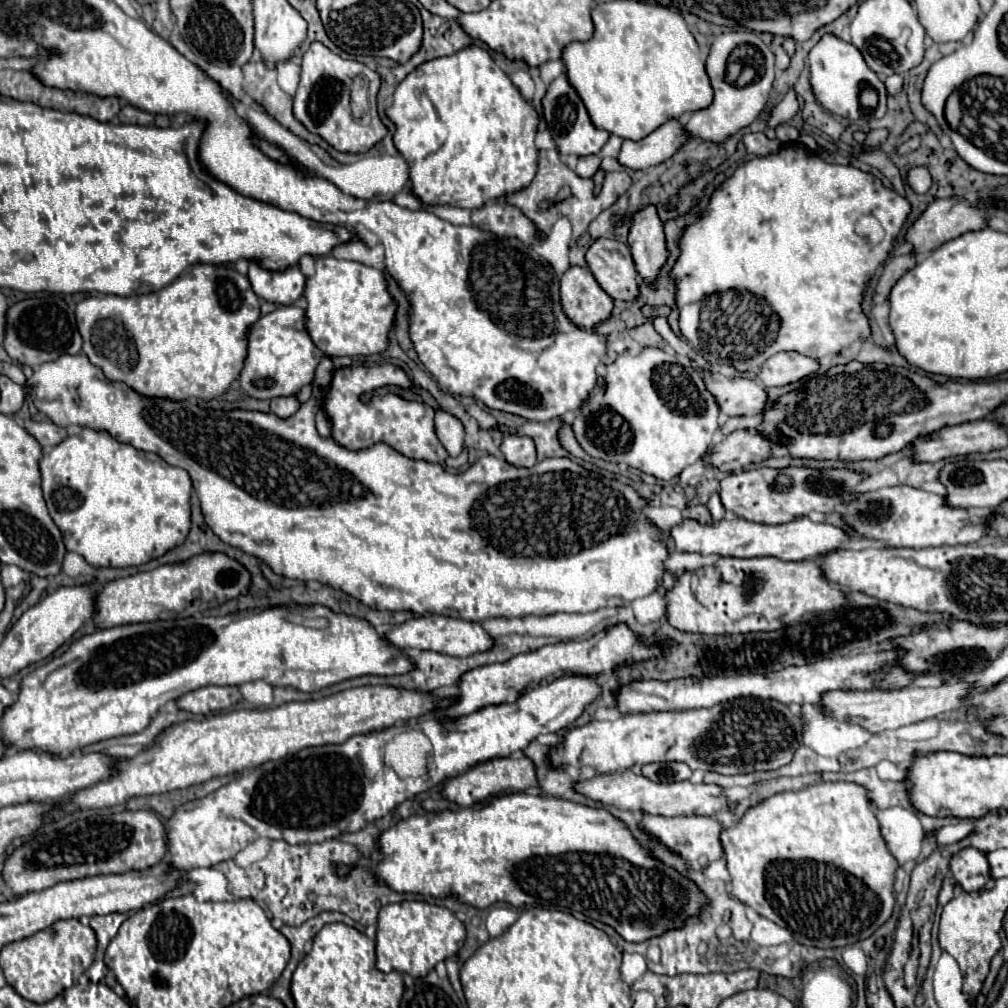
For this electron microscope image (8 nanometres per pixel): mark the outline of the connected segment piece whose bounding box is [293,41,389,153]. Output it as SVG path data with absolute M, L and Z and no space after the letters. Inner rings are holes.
M313 41L301 63L301 83L293 99L293 115L313 133L321 135L337 151L345 153L365 153L375 143L379 143L389 131L383 125L377 113L377 91L381 87L381 77L377 71L369 69L363 63L343 59L337 53L331 53L323 43ZM353 77L365 77L371 83L371 121L363 123L351 115L351 85Z

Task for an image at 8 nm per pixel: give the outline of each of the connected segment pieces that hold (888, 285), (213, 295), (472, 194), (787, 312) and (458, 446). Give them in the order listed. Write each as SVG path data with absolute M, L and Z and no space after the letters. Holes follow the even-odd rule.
M909 251L905 255L899 255L899 257L893 257L891 261L885 263L885 269L877 281L877 287L875 287L875 295L873 295L873 303L889 303L889 293L891 289L905 271L909 271L911 267L915 267L915 253Z
M205 263L189 267L177 281L155 293L133 297L91 295L75 309L77 327L83 337L83 353L107 379L127 383L133 391L139 391L139 395L171 401L183 401L187 397L211 401L225 395L243 371L247 331L251 331L251 323L255 323L259 315L259 297L251 291L251 283L245 275L239 275L231 265Z
M477 45L465 47L455 55L421 63L397 85L393 103L385 109L385 113L397 125L393 141L409 163L413 193L423 203L477 209L487 201L495 201L527 187L527 183L535 177L539 155L535 147L535 133L539 115L513 85L507 73L485 49Z
M783 147L781 153L777 155L767 155L767 157L755 157L741 165L729 181L717 189L709 201L707 211L703 213L701 219L697 219L681 237L681 257L673 267L673 275L677 279L677 307L681 311L679 315L679 327L681 333L687 337L687 341L711 363L729 363L737 371L749 371L755 367L761 367L771 355L779 351L797 351L813 359L821 357L831 357L837 355L853 345L853 341L863 341L871 337L871 323L865 311L861 309L861 301L865 297L869 281L877 279L879 269L883 269L883 263L889 259L893 251L895 237L899 235L907 215L911 213L911 203L907 197L897 195L893 189L885 189L883 183L869 175L863 173L855 167L843 167L843 165L829 165L821 157L809 157L807 151L797 149L797 147ZM869 213L879 219L881 227L885 229L885 237L877 245L869 245L869 241L861 235L857 235L855 224L860 217Z
M443 409L435 411L435 435L447 449L449 457L457 457L463 449L463 427L461 422Z

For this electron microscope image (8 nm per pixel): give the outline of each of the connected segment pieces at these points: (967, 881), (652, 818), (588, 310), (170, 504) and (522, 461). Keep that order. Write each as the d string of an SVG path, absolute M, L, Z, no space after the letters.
M975 847L961 849L957 855L953 855L949 869L957 883L969 893L973 893L975 889L983 889L991 879L991 867L987 863L987 857Z
M645 815L641 819L641 827L655 835L661 843L665 843L671 851L677 851L683 859L689 861L691 869L701 871L707 863L723 857L723 845L719 843L719 835L723 825L713 817L663 817L663 815Z
M571 267L563 273L561 303L567 317L583 329L595 329L607 321L613 311L613 299L585 267Z
M87 427L43 455L39 469L49 515L61 529L67 551L79 553L93 567L137 567L187 541L191 531L191 479L185 469L165 465L131 445L115 441L105 431Z
M505 435L501 443L501 453L507 463L513 467L533 467L535 461L535 445L529 437Z

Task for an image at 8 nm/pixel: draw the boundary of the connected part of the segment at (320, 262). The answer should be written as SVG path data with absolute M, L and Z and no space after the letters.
M317 257L315 275L307 279L303 297L307 299L307 331L313 343L327 357L365 357L383 353L389 347L397 301L391 297L383 271L357 261Z

